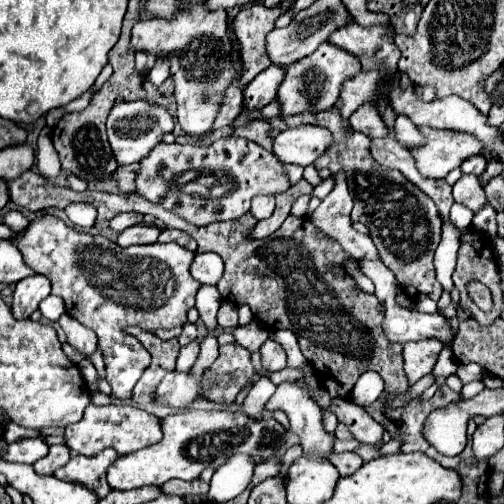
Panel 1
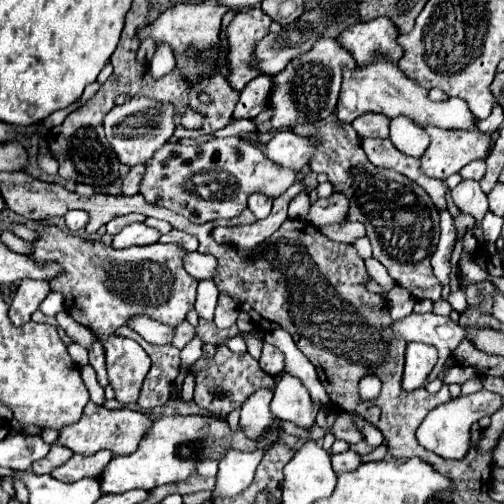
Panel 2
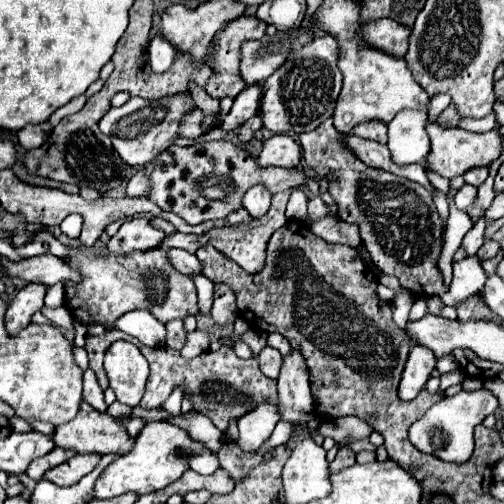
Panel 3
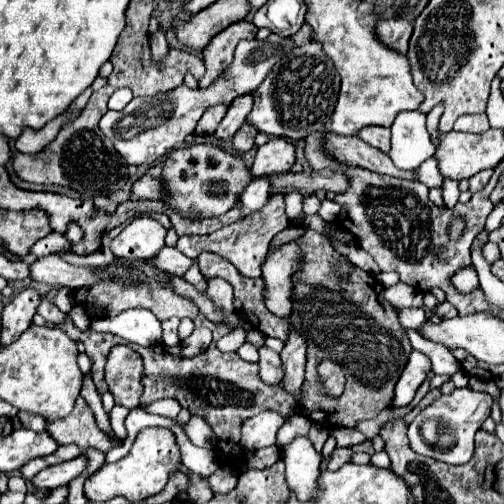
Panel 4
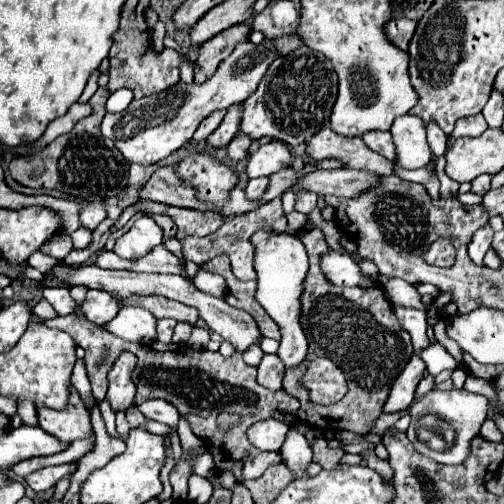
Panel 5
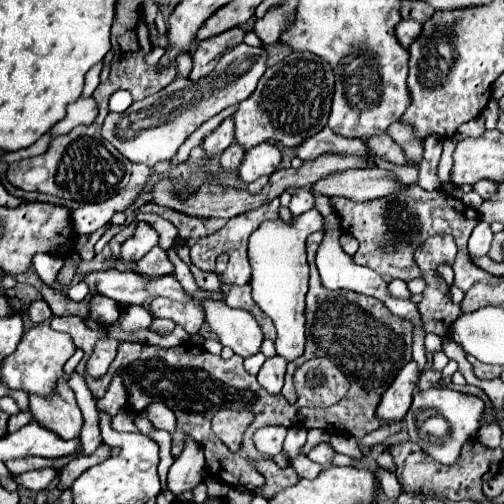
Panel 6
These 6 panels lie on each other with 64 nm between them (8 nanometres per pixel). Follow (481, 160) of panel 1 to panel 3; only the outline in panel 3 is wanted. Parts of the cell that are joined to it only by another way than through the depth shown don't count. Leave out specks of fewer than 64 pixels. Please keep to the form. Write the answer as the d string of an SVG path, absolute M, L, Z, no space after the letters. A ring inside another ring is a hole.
M480 166L480 168L470 168L466 174L464 174L464 180L466 184L472 184L472 186L480 186L488 176L488 168L486 166Z

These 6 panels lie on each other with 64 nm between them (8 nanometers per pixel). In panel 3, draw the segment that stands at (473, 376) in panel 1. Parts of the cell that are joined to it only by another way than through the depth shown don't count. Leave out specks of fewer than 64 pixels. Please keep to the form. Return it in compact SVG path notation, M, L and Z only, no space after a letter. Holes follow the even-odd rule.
M456 370L440 376L440 387L438 392L445 391L448 387L452 385L461 384L462 381L467 377L467 374L462 370Z

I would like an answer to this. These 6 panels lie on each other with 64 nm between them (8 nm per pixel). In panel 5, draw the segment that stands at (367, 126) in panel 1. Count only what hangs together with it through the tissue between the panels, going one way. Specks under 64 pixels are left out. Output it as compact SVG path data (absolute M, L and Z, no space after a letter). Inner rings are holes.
M374 130L374 132L366 132L362 136L364 144L372 150L376 150L378 154L394 160L396 158L396 152L394 152L394 144L392 144L392 136L390 132L380 132L380 130Z

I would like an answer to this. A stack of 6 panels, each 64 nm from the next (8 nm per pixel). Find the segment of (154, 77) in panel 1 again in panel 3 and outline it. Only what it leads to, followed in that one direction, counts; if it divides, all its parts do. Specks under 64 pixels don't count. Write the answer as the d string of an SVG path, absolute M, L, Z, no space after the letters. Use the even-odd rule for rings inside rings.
M154 36L154 40L148 46L148 56L150 56L152 70L156 74L162 74L172 66L174 56L176 56L176 48L168 40L164 40L162 36Z

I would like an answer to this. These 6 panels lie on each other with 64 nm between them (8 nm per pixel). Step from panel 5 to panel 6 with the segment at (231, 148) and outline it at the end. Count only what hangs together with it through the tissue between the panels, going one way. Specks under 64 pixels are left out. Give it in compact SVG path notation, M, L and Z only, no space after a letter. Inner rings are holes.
M232 142L228 150L222 152L222 158L220 158L220 164L224 170L234 170L240 166L240 160L244 158L244 146L240 146L238 142Z

